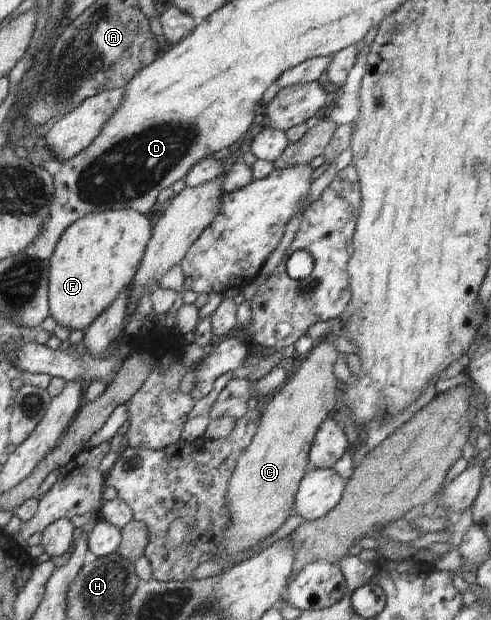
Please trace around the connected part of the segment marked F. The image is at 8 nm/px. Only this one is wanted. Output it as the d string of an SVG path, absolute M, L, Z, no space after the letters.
M125 209L89 213L70 224L50 260L49 316L70 332L89 328L131 286L151 235L151 224L145 215Z

